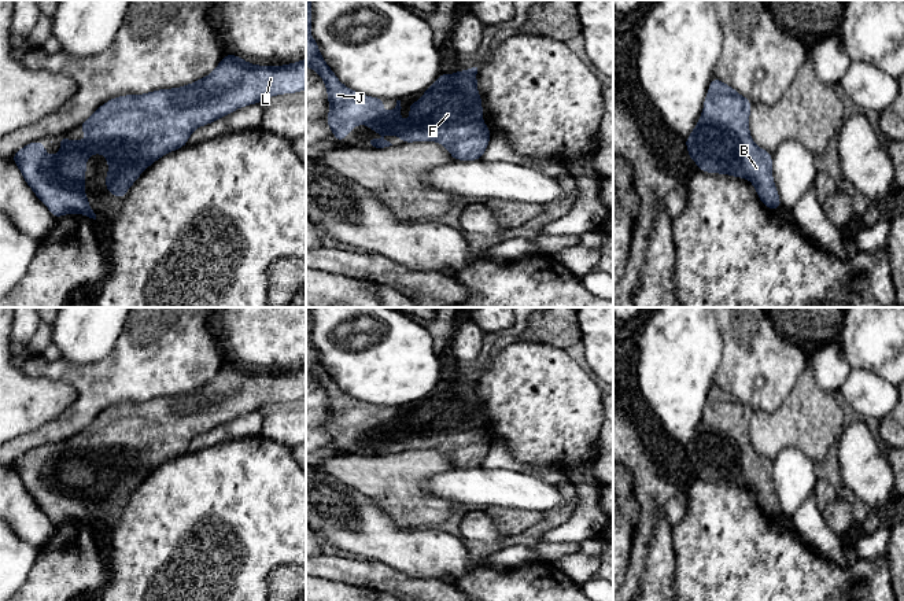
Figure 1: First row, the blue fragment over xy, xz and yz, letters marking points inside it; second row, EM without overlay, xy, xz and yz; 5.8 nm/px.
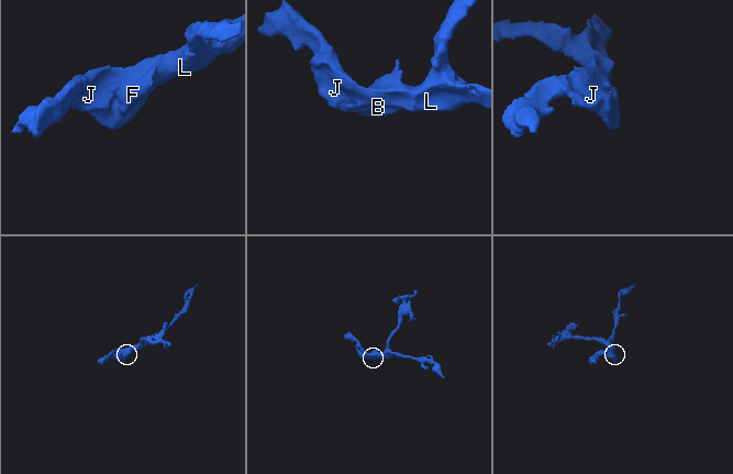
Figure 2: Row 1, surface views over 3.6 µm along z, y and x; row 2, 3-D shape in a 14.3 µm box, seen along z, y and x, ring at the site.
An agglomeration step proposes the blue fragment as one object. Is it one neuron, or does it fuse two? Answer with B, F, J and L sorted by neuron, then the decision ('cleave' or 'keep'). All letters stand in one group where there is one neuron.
groups B F J L; keep

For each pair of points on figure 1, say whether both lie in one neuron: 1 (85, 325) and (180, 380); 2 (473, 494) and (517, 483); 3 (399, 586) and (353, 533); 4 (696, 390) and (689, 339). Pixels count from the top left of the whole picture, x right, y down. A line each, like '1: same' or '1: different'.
1: different
2: same
3: different
4: same

